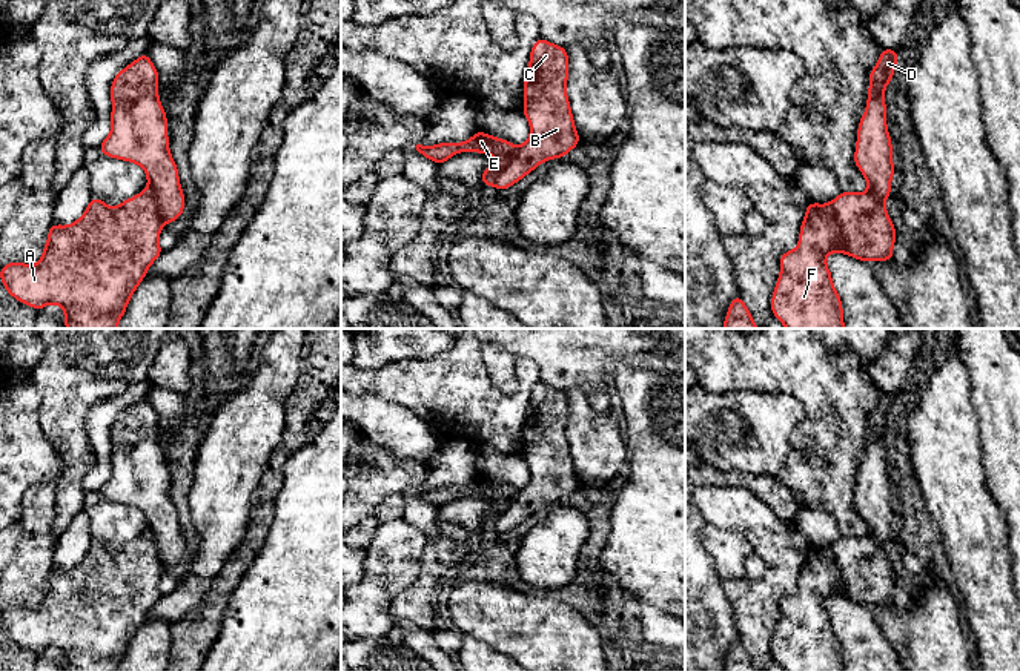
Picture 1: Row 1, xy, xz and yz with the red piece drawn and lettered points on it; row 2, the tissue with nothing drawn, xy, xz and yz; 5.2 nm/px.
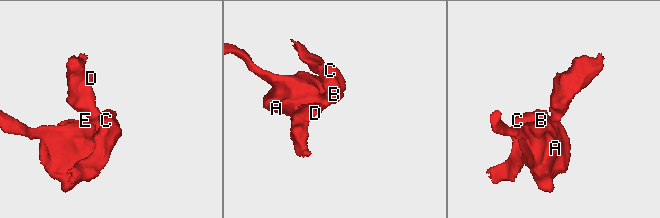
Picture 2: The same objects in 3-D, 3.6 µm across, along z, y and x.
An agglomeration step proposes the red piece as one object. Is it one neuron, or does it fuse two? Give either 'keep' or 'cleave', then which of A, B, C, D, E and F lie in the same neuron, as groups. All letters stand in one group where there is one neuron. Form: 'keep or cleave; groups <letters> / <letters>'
cleave; groups A E F / B C D

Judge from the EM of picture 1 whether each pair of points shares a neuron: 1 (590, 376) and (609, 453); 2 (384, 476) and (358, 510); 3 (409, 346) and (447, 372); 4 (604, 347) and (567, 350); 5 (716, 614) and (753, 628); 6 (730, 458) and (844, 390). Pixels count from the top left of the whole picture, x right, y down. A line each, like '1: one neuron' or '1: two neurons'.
1: two neurons
2: one neuron
3: two neurons
4: one neuron
5: two neurons
6: two neurons

